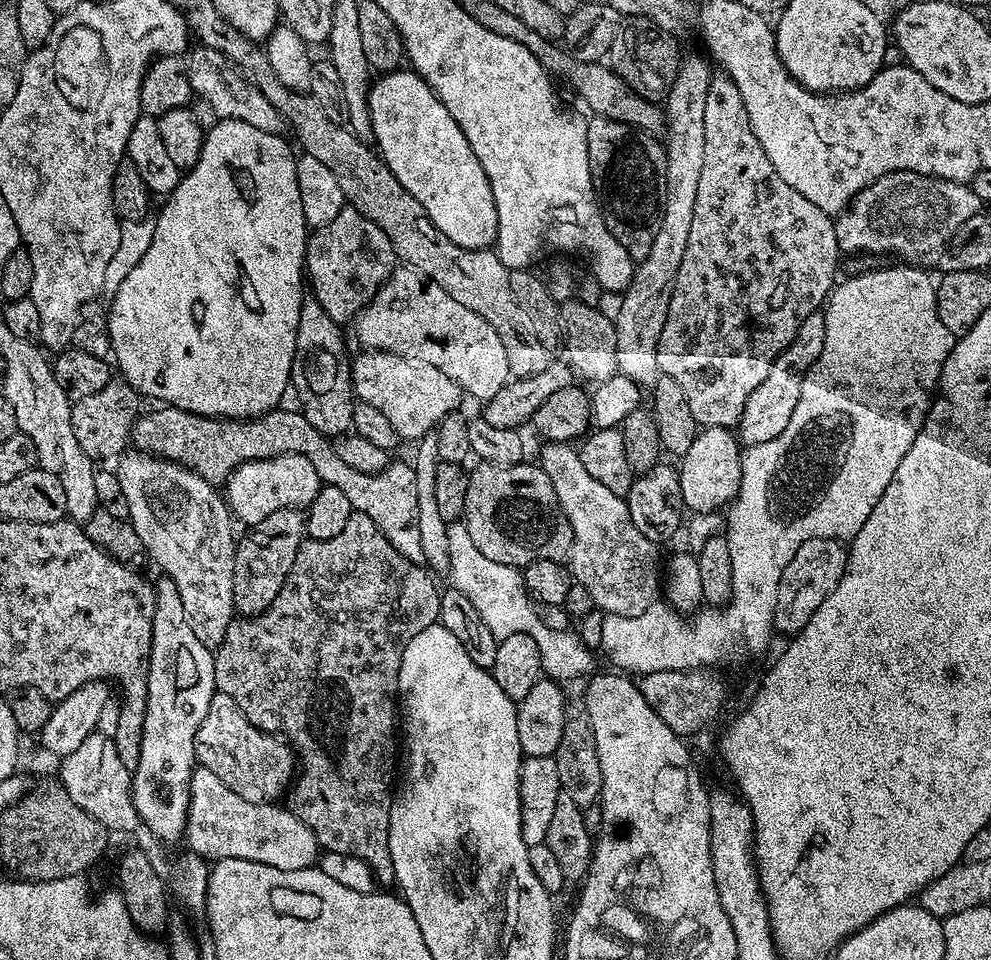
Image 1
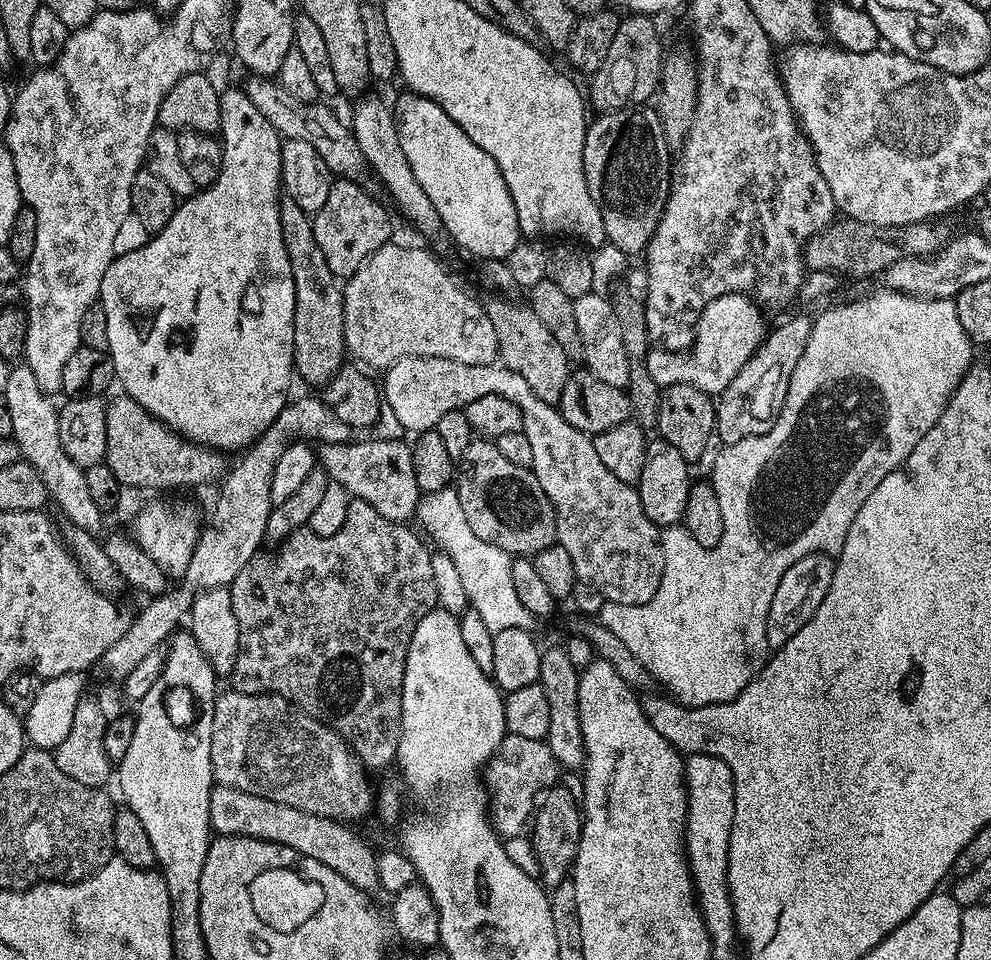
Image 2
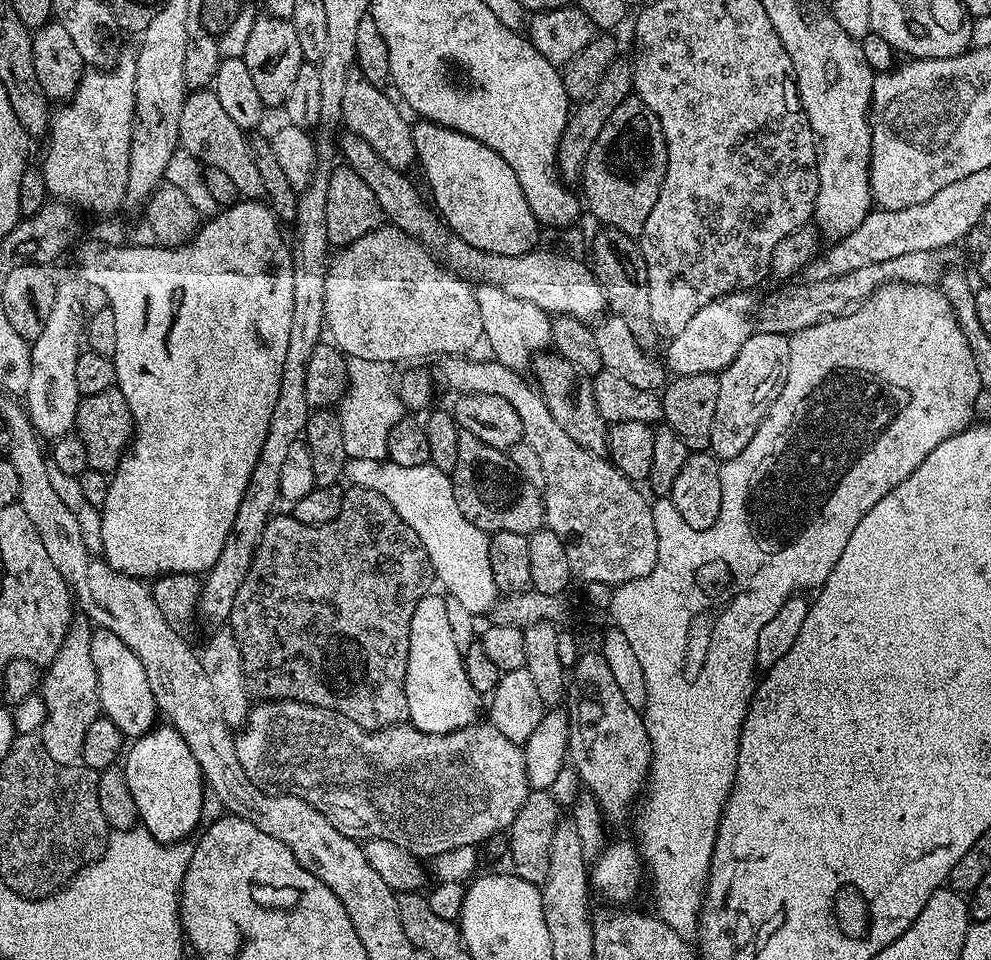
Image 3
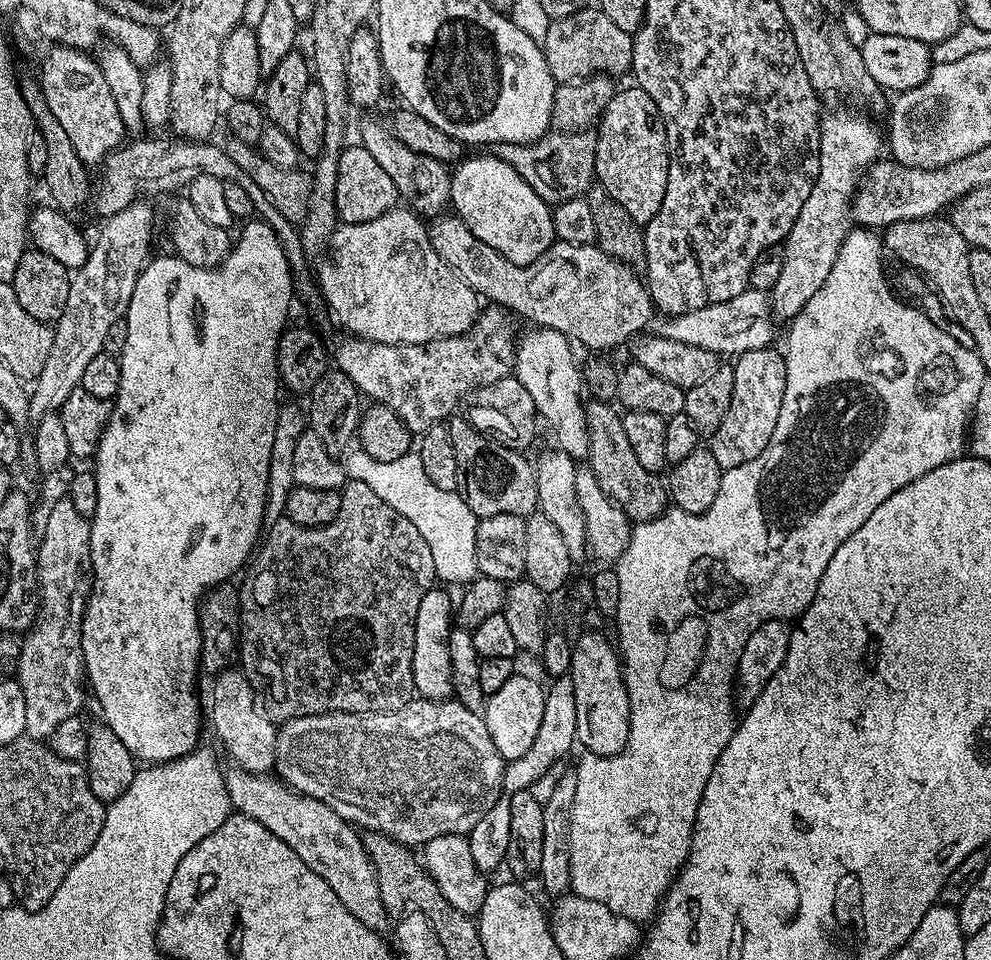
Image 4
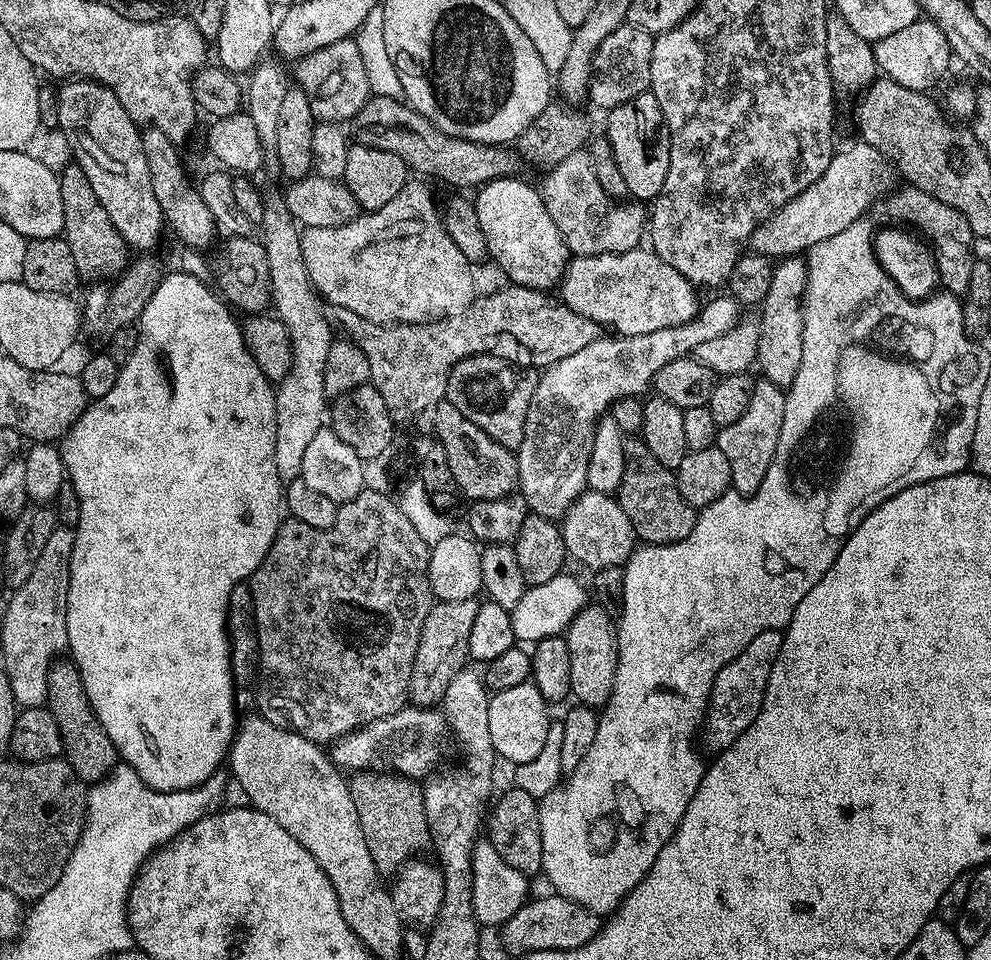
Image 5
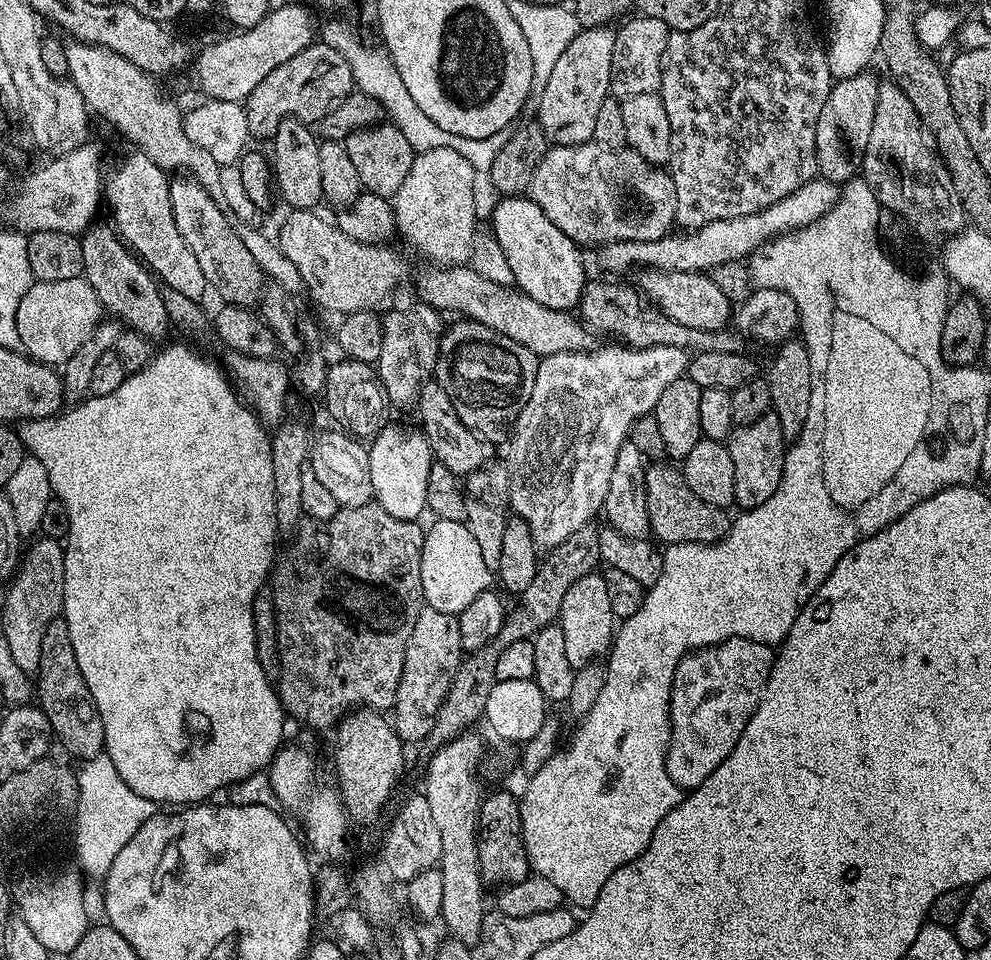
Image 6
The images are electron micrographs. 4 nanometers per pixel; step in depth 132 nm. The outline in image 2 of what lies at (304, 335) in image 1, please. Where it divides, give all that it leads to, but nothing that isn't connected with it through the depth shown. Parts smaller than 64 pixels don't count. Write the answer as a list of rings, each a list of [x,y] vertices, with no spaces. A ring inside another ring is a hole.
[[[287,194],[280,197],[280,221],[286,258],[290,258],[290,274],[294,274],[294,372],[308,384],[323,386],[346,364],[344,294],[314,239],[312,216]]]

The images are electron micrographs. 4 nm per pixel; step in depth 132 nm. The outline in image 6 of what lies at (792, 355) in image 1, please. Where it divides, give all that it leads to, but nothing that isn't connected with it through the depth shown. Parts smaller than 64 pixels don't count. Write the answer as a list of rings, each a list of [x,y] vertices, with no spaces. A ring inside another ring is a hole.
[[[769,410],[762,418],[758,418],[758,422],[733,427],[732,435],[726,443],[730,458],[734,458],[735,503],[741,504],[739,507],[744,510],[762,506],[766,498],[770,498],[770,494],[778,490],[778,482],[782,482],[786,451],[782,422],[778,422],[776,413]]]

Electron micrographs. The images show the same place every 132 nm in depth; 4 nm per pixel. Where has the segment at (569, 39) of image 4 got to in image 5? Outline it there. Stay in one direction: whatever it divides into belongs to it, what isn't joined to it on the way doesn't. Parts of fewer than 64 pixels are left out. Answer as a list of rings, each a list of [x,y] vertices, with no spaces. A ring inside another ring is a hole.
[[[625,22],[598,46],[598,50],[592,55],[588,78],[587,99],[592,100],[594,107],[611,110],[622,102],[630,102],[638,94],[649,91],[653,39],[653,33]]]

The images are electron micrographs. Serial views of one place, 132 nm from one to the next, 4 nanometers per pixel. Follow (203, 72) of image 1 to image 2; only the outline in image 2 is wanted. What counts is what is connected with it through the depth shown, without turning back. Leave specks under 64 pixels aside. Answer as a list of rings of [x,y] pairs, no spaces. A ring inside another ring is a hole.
[[[249,75],[247,79],[248,81],[242,84],[242,91],[248,95],[250,102],[254,102],[254,106],[258,106],[258,114],[262,114],[262,118],[266,118],[266,122],[270,122],[270,126],[274,126],[274,130],[280,133],[284,140],[301,140],[309,146],[314,146],[333,177],[359,181],[360,175],[369,171],[367,159],[358,148],[351,127],[345,121],[343,124],[326,105],[320,104],[324,102],[307,104],[293,98],[272,78]]]

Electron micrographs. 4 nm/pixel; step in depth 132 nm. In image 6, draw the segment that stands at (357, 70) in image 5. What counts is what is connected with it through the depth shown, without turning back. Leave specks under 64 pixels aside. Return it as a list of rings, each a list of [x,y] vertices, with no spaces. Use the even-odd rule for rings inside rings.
[[[313,42],[306,50],[294,54],[290,62],[282,62],[278,70],[270,70],[243,101],[249,133],[253,137],[271,138],[284,120],[319,122],[339,100],[354,91],[350,62],[330,46]]]

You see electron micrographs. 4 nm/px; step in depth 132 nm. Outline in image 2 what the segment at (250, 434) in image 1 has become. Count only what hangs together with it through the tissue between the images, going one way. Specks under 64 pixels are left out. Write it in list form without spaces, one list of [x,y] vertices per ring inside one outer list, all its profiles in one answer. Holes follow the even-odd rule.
[[[127,394],[119,395],[112,401],[109,399],[104,406],[106,410],[104,463],[110,466],[110,470],[114,470],[114,478],[118,478],[121,486],[125,489],[153,488],[154,491],[160,492],[163,488],[200,488],[203,484],[214,483],[215,485],[223,481],[230,467],[229,461],[224,461],[227,460],[225,453],[214,448],[207,448],[204,444],[196,444],[193,440],[187,440],[166,427],[163,420],[154,418],[142,406],[138,406],[134,398],[130,398]],[[357,439],[347,444],[320,444],[319,467],[323,468],[331,483],[346,486],[348,493],[357,500],[370,502],[370,506],[374,506],[382,518],[397,522],[411,521],[422,499],[418,478],[414,474],[412,444],[404,444],[403,439],[371,439]]]

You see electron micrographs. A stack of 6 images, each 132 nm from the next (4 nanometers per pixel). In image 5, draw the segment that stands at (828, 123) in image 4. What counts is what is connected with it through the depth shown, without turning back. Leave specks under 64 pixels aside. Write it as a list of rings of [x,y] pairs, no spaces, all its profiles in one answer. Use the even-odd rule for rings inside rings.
[[[799,255],[781,259],[773,267],[770,278],[770,290],[766,290],[766,298],[758,305],[758,323],[760,337],[758,338],[758,350],[756,351],[756,364],[760,368],[759,375],[765,380],[774,382],[774,386],[787,390],[794,382],[798,374],[798,366],[802,364],[802,330],[804,329],[804,291],[806,290],[806,278],[808,277],[808,265]]]

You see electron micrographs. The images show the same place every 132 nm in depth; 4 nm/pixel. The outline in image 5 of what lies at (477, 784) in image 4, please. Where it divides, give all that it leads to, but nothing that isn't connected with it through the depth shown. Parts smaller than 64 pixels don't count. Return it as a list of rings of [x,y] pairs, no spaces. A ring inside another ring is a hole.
[[[405,706],[386,718],[378,718],[340,737],[331,745],[330,757],[337,768],[349,768],[352,774],[383,770],[397,776],[428,778],[441,767],[440,759],[448,752],[448,740],[450,744],[448,722],[443,711],[435,707]]]

